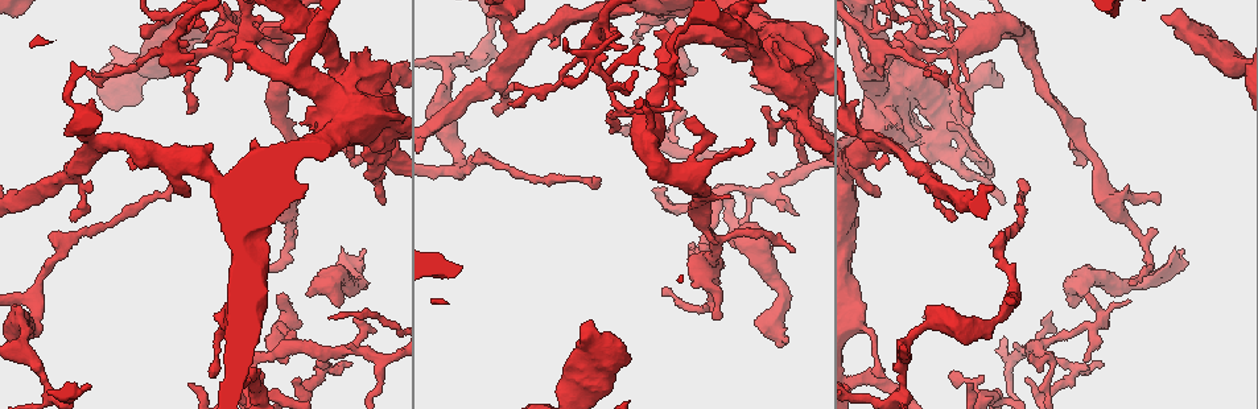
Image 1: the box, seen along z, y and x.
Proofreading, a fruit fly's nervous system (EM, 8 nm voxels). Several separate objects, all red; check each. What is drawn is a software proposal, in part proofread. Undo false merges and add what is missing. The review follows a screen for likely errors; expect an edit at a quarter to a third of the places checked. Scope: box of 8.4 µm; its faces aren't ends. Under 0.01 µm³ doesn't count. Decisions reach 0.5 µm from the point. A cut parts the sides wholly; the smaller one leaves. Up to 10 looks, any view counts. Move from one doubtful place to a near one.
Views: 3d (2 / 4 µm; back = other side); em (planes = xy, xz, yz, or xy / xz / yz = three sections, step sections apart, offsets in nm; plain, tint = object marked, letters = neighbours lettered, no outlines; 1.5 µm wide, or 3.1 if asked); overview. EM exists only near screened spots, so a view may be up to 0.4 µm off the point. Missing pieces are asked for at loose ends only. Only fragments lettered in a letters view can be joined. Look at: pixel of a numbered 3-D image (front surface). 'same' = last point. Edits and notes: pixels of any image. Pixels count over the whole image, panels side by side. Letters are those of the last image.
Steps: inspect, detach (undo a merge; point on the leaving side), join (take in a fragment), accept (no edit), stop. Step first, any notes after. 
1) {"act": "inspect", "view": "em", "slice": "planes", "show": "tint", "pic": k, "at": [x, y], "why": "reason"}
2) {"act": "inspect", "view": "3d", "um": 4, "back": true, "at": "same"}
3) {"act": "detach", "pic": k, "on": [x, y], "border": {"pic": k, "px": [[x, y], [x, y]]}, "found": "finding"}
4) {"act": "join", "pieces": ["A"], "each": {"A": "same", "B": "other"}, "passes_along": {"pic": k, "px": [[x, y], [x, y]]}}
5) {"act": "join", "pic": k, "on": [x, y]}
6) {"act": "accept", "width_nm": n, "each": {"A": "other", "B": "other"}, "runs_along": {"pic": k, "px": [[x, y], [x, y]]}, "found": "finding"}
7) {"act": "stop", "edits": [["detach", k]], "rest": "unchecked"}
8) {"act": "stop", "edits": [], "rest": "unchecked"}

{"act": "inspect", "view": "3d", "um": 4, "pic": 1, "at": [864, 327], "why": "sudden change in width"}

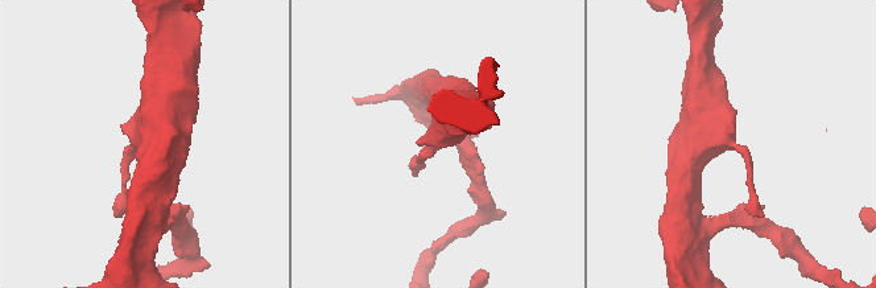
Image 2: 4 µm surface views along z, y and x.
{"act": "inspect", "view": "em", "slice": "xy", "step": 8, "show": "tint", "pic": 2, "at": [732, 146]}

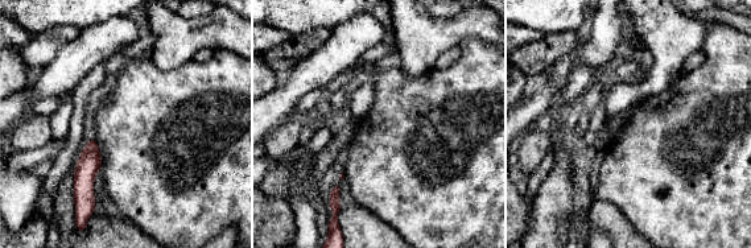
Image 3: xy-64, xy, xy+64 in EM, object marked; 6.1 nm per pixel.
{"act": "inspect", "view": "em", "slice": "planes", "show": "letters", "at": "same", "why": "another direction"}

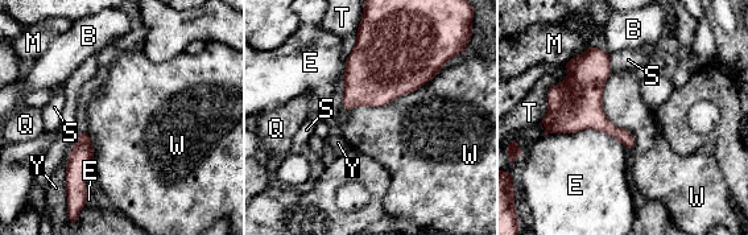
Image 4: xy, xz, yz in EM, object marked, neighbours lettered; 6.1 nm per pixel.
{"act": "accept", "width_nm": 180, "each": {"B": "other", "E": "other", "M": "other", "Q": "other", "S": "other", "T": "other", "W": "other", "Y": "other"}, "border": {"pic": 4, "px": [[541, 135], [598, 130], [629, 151]]}, "found": "all the same neuron"}

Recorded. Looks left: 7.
{"act": "inspect", "view": "3d", "um": 4, "pic": 1, "at": [943, 75], "why": "tapers out"}

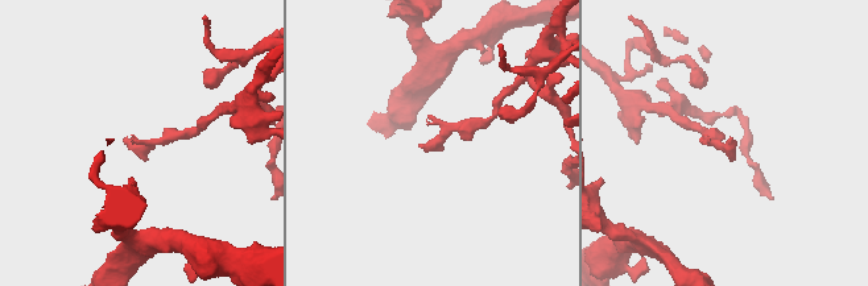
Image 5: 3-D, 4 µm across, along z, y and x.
{"act": "inspect", "view": "em", "slice": "planes", "show": "letters", "pic": 5, "at": [731, 137], "why": "shape alone is not enough"}

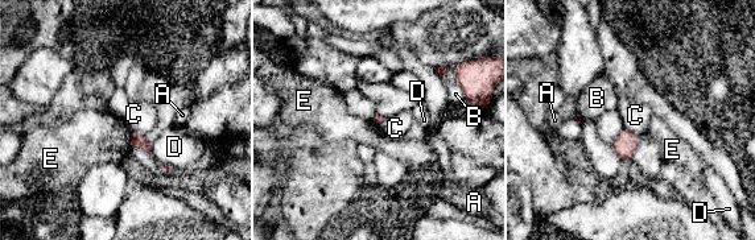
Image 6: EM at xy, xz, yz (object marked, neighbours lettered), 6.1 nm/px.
{"act": "accept", "each": {"A": "other", "B": "other", "C": "other", "D": "other", "E": "other"}, "border": {"pic": 6, "px": [[131, 129], [144, 136]]}, "found": "none of them fits"}

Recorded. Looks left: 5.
{"act": "inspect", "view": "em", "slice": "xz", "step": 8, "show": "tint", "pic": 1, "at": [615, 351], "why": "sharp bend"}

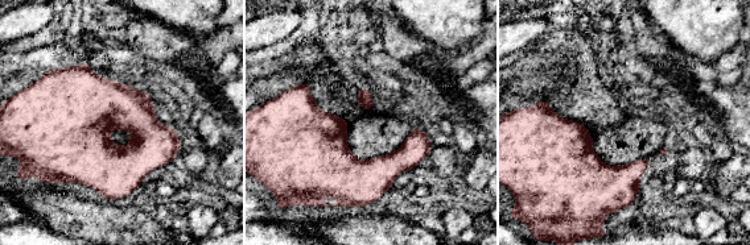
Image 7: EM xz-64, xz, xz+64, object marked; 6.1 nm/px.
{"act": "inspect", "view": "em", "slice": "planes", "show": "letters", "at": "same"}

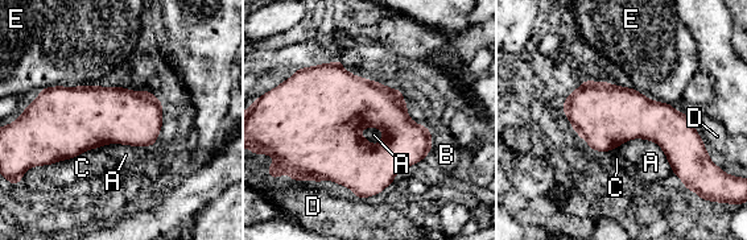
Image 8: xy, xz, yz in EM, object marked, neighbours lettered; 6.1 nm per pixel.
{"act": "accept", "each": {"A": "other", "B": "other", "C": "other", "D": "other", "E": "other"}, "border": {"pic": 8, "px": [[615, 148], [652, 140], [672, 170]]}, "found": "continuous, no second neuron"}

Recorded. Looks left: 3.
{"act": "inspect", "view": "em", "slice": "planes", "show": "letters", "pic": 1, "at": [717, 317], "why": "an open end"}

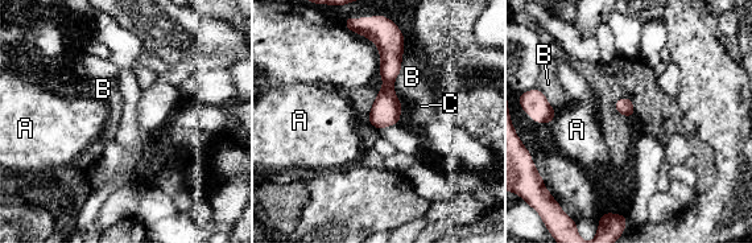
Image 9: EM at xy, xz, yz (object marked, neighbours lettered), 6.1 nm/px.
{"act": "accept", "longest_contact_nm": ["A", 300], "each": {"A": "other", "B": "other", "C": "other"}, "border": {"pic": 9, "px": [[400, 70], [393, 83], [397, 98]]}, "found": "none of them fits"}

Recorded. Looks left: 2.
{"act": "stop", "edits": [], "rest": "unchecked"}

